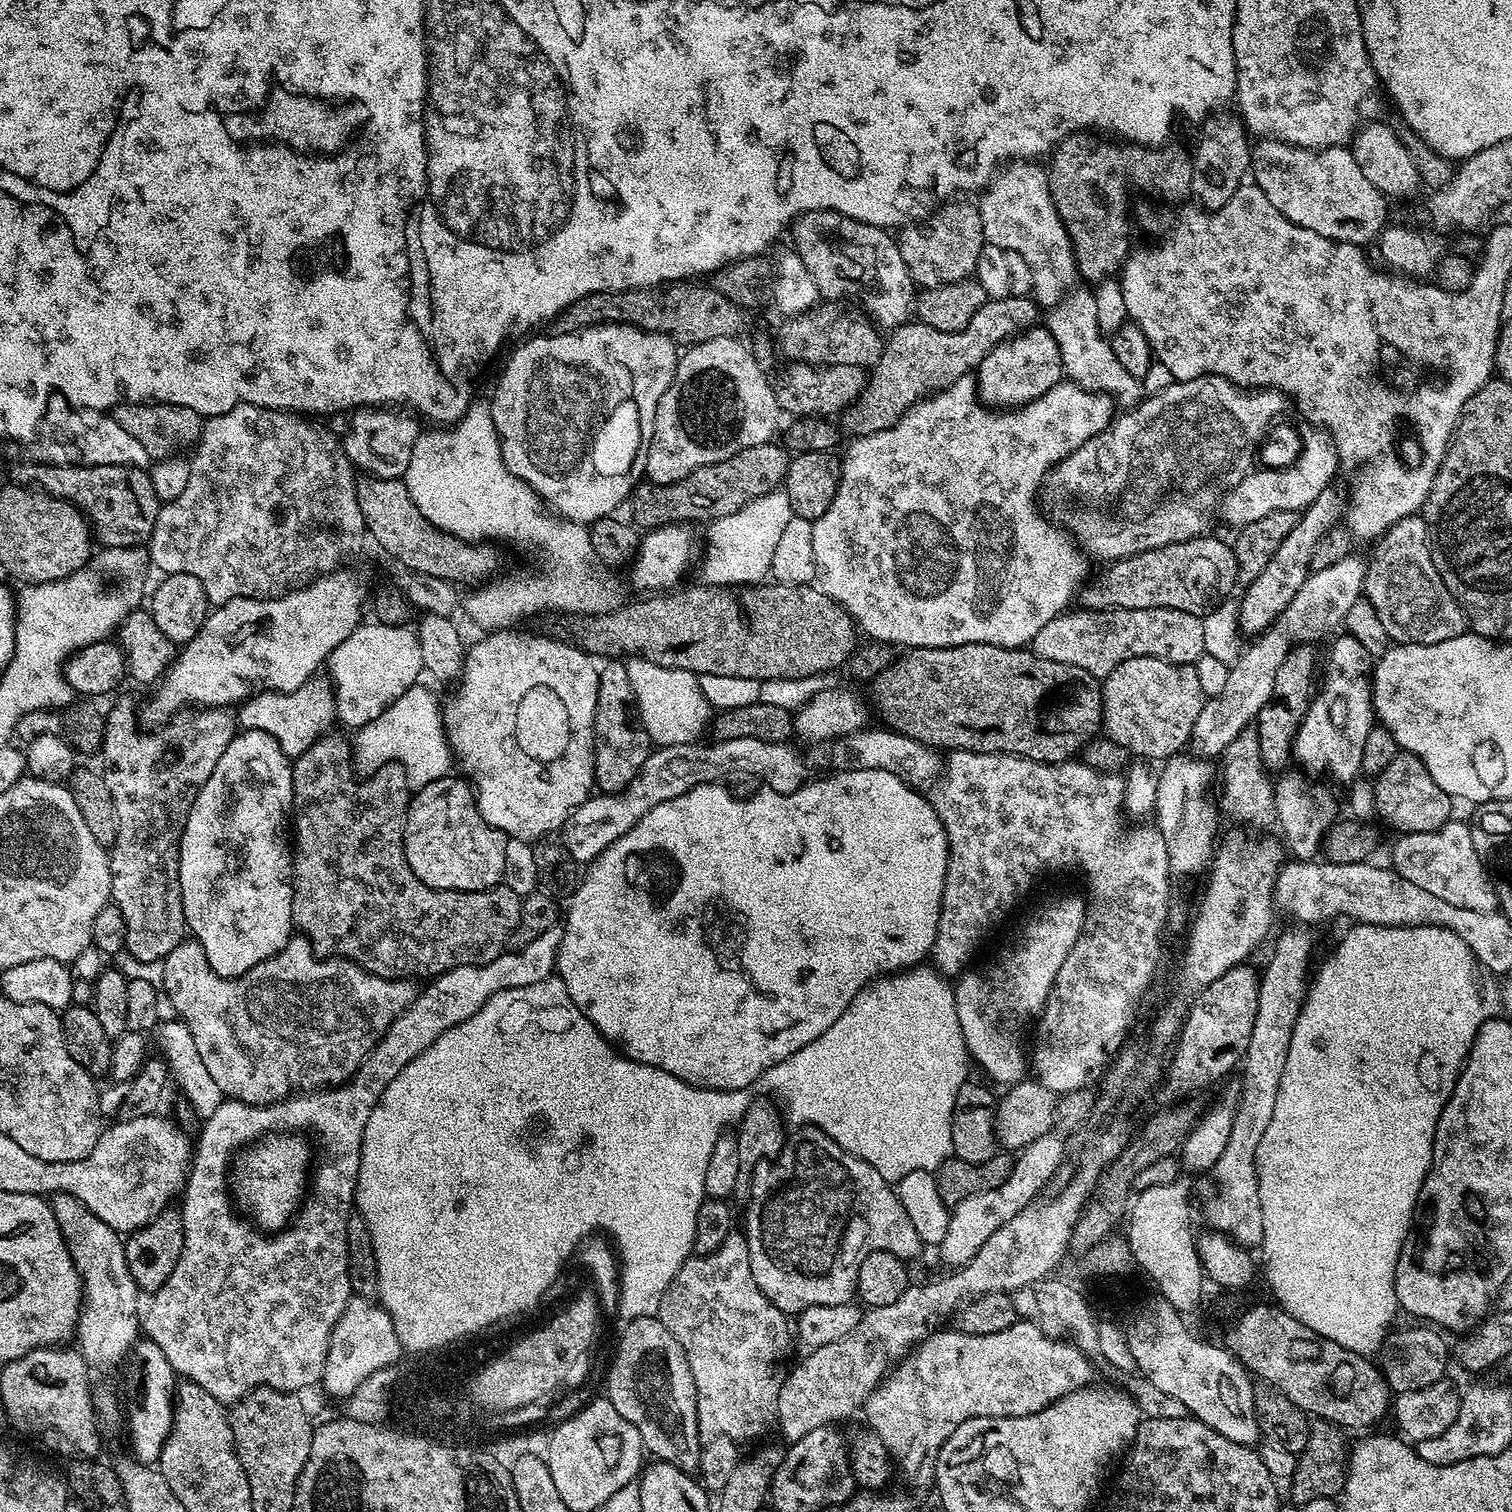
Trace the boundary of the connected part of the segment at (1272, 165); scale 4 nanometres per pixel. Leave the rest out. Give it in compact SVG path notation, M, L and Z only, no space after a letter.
M1264 138L1259 143L1260 145L1256 144L1251 149L1251 179L1292 224L1306 226L1306 230L1314 230L1331 240L1341 240L1347 244L1361 246L1367 245L1367 240L1375 241L1384 231L1389 223L1389 197L1380 192L1379 188L1362 174L1361 167L1347 147L1300 148L1297 144L1287 144L1285 140L1275 138Z

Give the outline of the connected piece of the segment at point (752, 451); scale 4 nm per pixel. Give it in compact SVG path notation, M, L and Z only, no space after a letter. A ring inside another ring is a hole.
M769 442L750 446L746 450L735 452L722 462L696 468L689 476L683 476L672 484L641 483L630 497L631 523L640 530L651 530L671 524L696 526L699 520L713 522L726 518L727 515L741 510L752 499L777 491L784 483L784 475L790 461L787 447L777 444Z

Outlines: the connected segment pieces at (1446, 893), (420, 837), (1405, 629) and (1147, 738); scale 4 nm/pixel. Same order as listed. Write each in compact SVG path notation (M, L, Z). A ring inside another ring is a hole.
M1453 818L1433 832L1406 832L1399 839L1392 848L1390 867L1406 878L1406 882L1414 882L1414 886L1450 902L1450 906L1483 912L1497 911L1496 895L1485 861L1478 850L1474 850L1472 830L1465 821L1463 824L1459 818Z
M449 774L430 782L409 799L404 826L406 862L426 886L447 892L481 892L503 881L509 837L486 823L476 808L473 785L457 776Z
M1423 515L1403 516L1383 537L1375 541L1376 553L1367 561L1363 595L1372 604L1381 619L1389 641L1396 644L1433 644L1446 642L1446 638L1463 636L1466 632L1466 613L1456 597L1450 594L1442 574L1434 566L1428 526Z
M1143 656L1142 658L1130 658L1126 662L1119 664L1109 676L1103 677L1102 691L1104 694L1103 735L1107 737L1107 739L1118 742L1118 746L1122 746L1133 757L1143 758L1148 762L1153 762L1152 760L1160 760L1159 762L1167 761L1169 758L1177 755L1177 753L1181 751L1180 747L1182 747L1183 744L1185 747L1185 745L1191 741L1194 724L1198 719L1198 714L1202 713L1202 708L1206 701L1202 686L1198 683L1198 674L1196 673L1196 669L1193 665L1175 664L1169 660L1163 660L1162 658L1150 658L1149 656Z

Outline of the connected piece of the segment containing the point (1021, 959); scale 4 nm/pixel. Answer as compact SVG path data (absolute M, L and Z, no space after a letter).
M1060 900L1049 908L1044 908L1024 928L1024 941L1008 956L1001 972L972 972L968 970L955 981L956 1009L958 1022L962 1026L964 1047L973 1061L976 1060L989 1074L1004 1086L1013 1086L1025 1079L1030 1068L1030 1060L1026 1055L1024 1040L1024 1023L1028 1015L1039 1013L1048 999L1054 986L1054 978L1058 978L1058 970L1062 970L1062 962L1066 962L1066 954L1078 942L1080 933L1084 931L1083 905L1076 900Z

